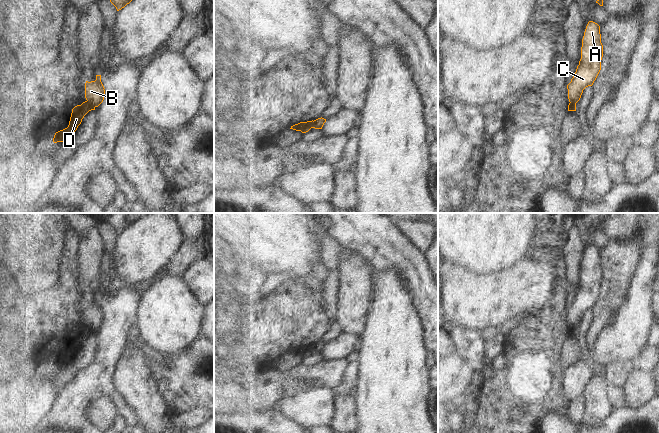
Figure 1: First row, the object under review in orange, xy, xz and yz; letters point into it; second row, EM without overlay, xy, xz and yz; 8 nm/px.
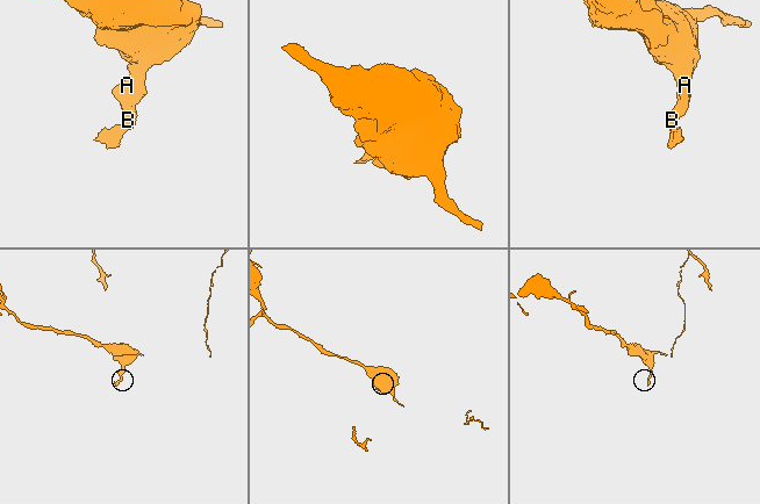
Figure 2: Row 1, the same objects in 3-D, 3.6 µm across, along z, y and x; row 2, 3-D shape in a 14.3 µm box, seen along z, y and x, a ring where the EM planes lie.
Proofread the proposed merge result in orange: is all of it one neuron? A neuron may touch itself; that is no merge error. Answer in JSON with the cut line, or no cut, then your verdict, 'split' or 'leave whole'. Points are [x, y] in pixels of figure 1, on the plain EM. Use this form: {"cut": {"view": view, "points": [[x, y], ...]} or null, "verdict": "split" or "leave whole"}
{"cut": {"view": "xy", "points": [[87, 324], [94, 331]]}, "verdict": "split"}

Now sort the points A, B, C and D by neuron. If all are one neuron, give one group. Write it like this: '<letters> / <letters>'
A B C / D

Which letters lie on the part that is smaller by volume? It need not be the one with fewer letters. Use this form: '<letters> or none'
D

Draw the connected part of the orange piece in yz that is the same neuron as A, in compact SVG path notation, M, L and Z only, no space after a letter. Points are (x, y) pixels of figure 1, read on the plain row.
M589 245L582 263L581 283L575 299L567 309L569 326L577 327L583 314L592 310L601 294L603 269L601 267L600 250Z

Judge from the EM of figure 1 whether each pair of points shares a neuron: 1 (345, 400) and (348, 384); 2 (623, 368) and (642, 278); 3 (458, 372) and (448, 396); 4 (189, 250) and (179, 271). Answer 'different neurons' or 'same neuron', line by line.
1: different neurons
2: different neurons
3: same neuron
4: same neuron

